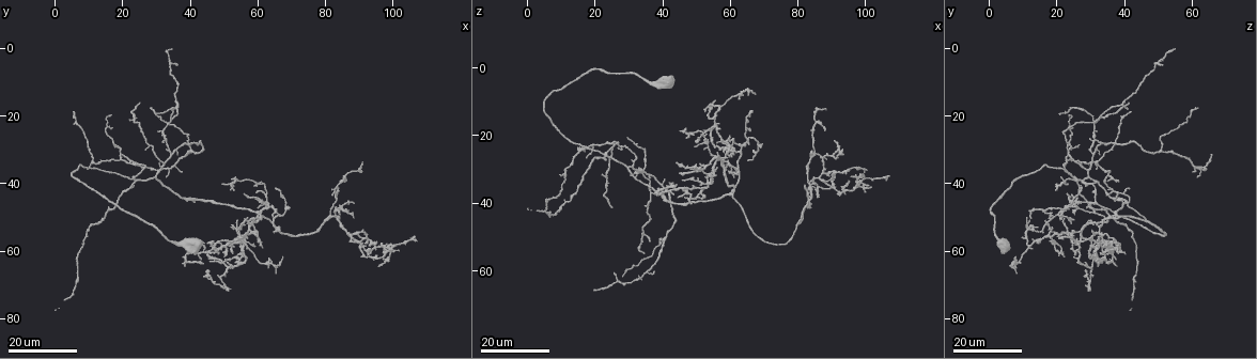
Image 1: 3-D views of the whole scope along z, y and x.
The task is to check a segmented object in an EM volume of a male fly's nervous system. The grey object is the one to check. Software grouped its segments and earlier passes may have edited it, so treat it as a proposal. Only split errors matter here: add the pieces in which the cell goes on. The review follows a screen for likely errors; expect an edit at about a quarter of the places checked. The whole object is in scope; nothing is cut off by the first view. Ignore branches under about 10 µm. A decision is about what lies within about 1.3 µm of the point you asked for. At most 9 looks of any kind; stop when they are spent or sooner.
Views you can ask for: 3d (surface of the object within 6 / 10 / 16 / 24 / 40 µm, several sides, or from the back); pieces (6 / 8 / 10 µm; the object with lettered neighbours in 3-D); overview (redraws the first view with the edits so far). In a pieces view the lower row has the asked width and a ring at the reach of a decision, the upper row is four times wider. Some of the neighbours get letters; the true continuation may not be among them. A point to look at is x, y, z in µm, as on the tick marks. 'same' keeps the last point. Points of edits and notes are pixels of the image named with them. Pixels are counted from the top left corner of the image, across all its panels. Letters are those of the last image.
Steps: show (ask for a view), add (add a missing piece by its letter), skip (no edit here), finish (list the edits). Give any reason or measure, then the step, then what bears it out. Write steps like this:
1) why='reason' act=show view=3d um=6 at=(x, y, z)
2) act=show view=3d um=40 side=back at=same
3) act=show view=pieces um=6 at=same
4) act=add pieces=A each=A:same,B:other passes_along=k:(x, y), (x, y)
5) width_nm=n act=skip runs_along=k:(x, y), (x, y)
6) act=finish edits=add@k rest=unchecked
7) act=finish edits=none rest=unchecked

why='free end' act=show view=3d um=16 at=(52.5, 52.0, 13.0)

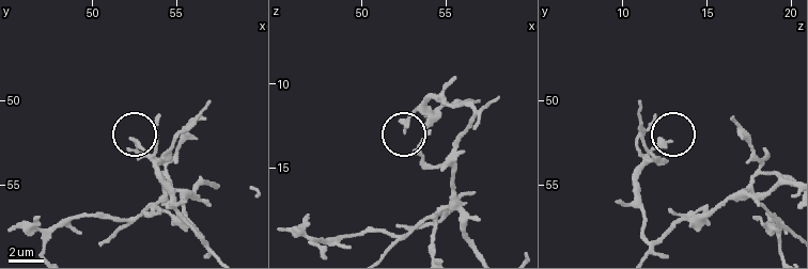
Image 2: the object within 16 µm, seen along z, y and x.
why='see the neighbours' act=show view=pieces um=6 at=(52.5, 52.6, 12.9)

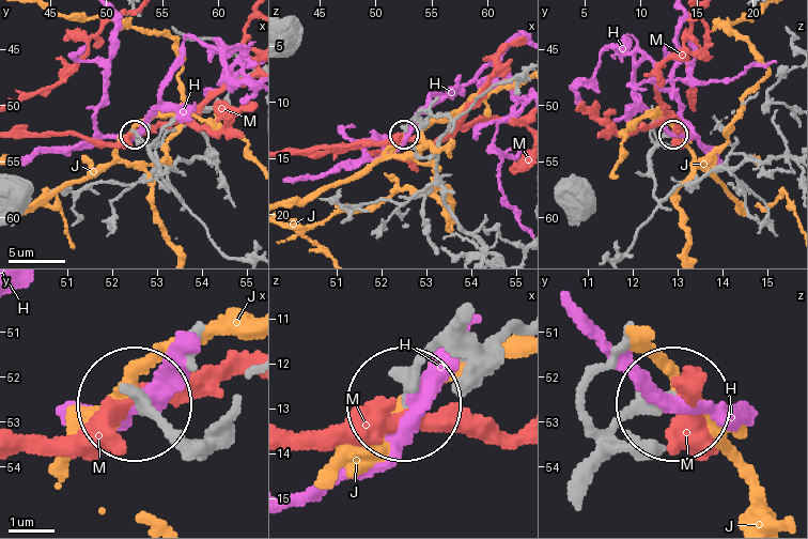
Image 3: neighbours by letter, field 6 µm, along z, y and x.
width_nm=280 act=skip each=H:other,J:other,M:other found='no lettered piece goes on from it'

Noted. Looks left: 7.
why='thin end' act=show view=3d um=16 at=(38.0, 64.5, 38.0)

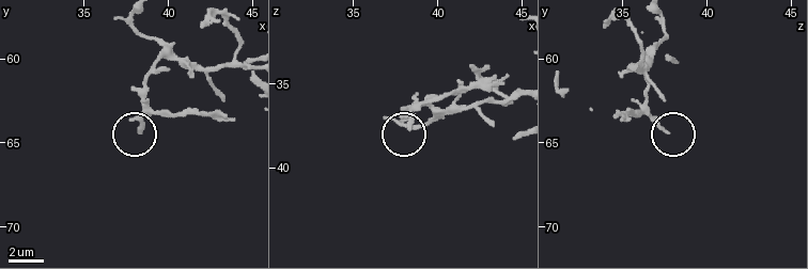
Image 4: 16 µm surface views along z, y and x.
act=show view=pieces um=6 at=(38.3, 64.5, 37.5)

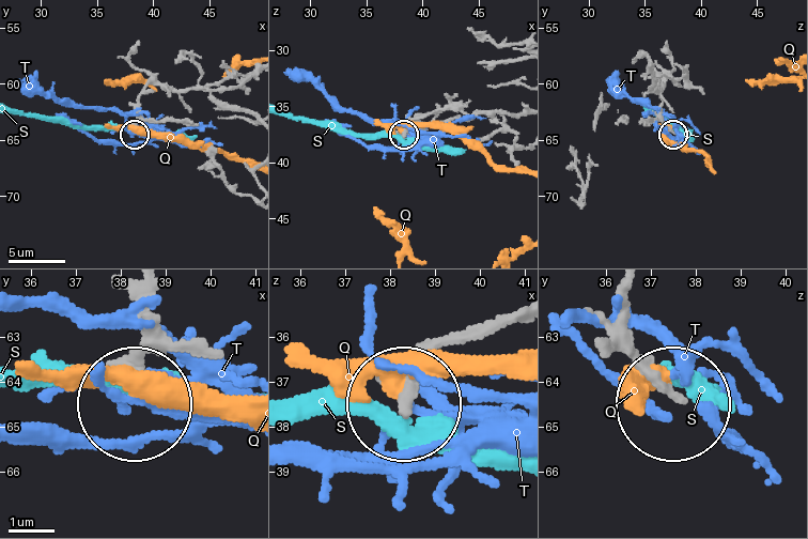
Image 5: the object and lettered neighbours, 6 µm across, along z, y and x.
act=skip each=Q:other,S:other,T:other runs_along=5:(621, 289), (625, 347), (674, 400) found='no lettered piece goes on from it'

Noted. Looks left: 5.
why='tapers out' act=show view=3d um=24 at=(24.5, 16.0, 41.5)

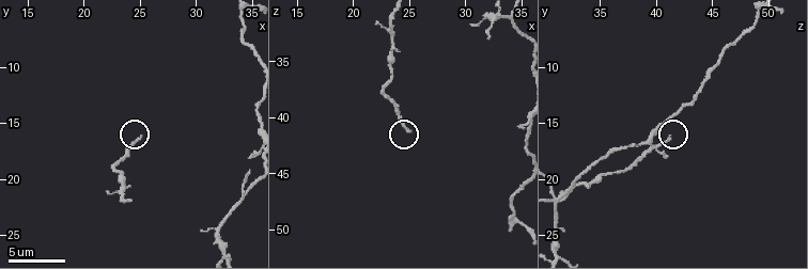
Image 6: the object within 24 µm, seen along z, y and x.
act=show view=pieces um=10 at=(25.0, 16.4, 41.2)

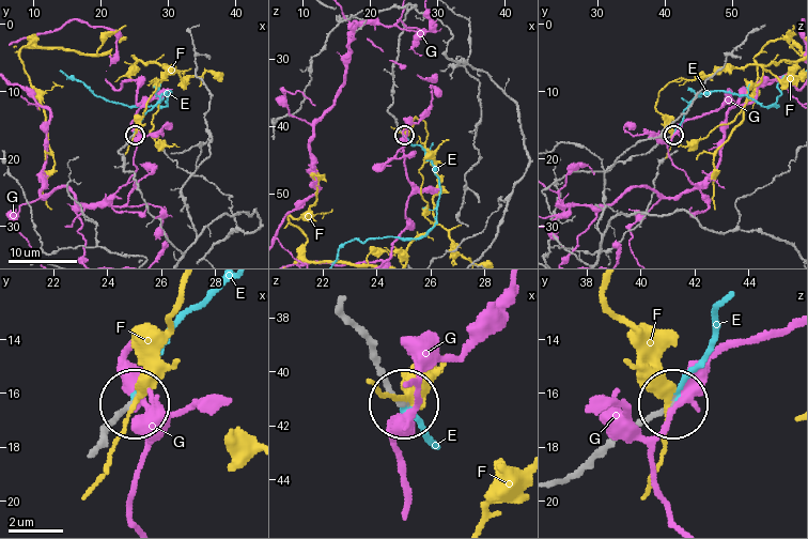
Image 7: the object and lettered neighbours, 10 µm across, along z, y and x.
act=add pieces=E each=E:same,F:other,G:other passes_along=7:(95, 445), (135, 399), (177, 321), (205, 293) found='it goes on there'

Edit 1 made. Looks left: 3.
why='free end' act=show view=3d um=16 at=(94.5, 57.5, 34.0)

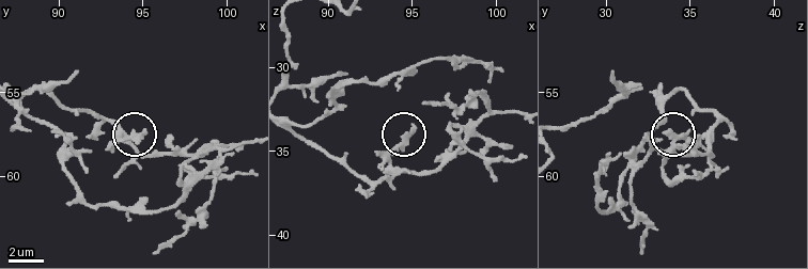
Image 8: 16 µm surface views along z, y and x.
act=show view=pieces um=8 at=(95.0, 57.3, 33.5)

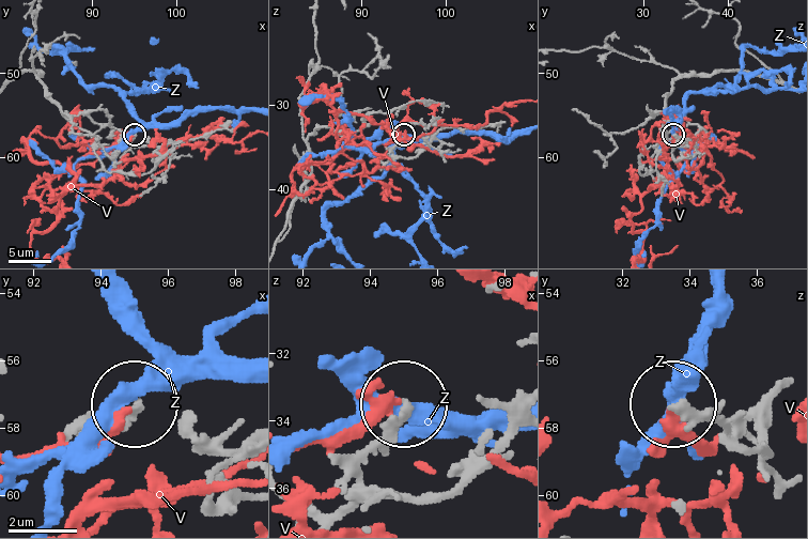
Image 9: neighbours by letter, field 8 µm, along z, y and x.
act=skip each=V:other,Z:other runs_along=9:(777, 388), (717, 422), (677, 405) found='none of them fits'

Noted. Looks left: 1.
act=finish edits=add@7 rest=unchecked

